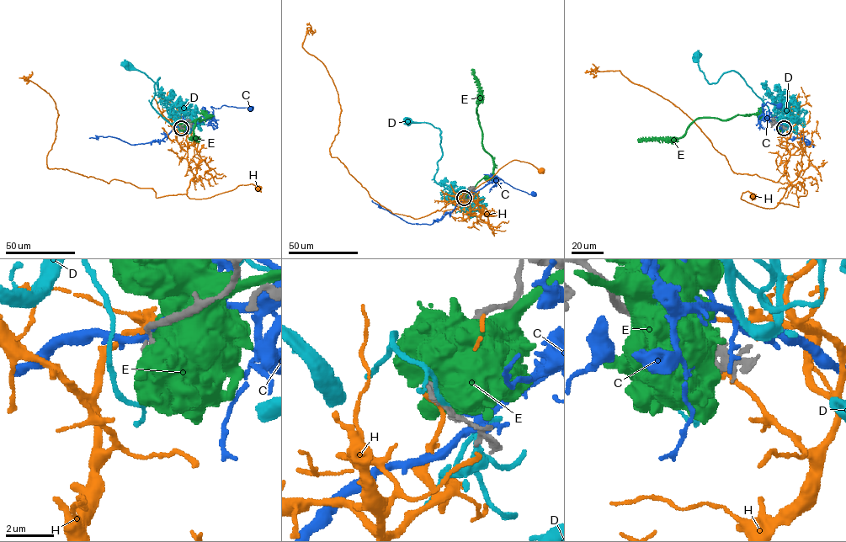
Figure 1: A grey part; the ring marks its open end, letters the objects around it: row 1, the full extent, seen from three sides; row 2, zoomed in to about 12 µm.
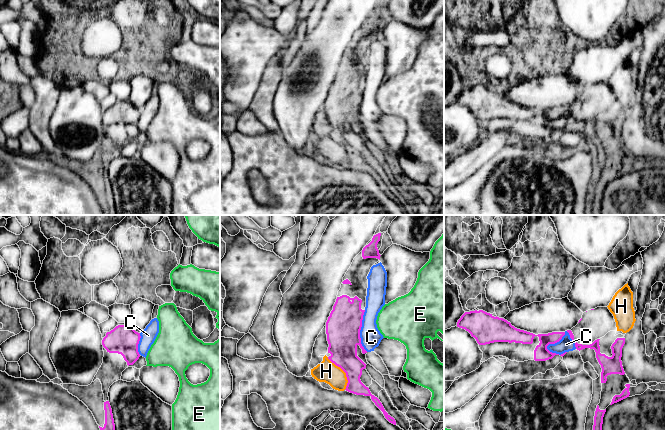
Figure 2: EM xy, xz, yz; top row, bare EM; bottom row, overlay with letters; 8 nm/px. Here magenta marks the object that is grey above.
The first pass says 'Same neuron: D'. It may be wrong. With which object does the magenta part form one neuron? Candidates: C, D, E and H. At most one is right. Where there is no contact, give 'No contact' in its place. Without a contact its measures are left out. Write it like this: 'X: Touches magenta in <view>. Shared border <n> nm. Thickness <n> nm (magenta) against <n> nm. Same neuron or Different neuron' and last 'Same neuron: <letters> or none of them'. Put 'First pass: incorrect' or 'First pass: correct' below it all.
C: Touches magenta in yz. Shared border 240 nm. Thickness 120 nm (magenta) against 120 nm. Different neuron
D: No contact. Same neuron
E: No contact. Different neuron
H: Touches magenta in xz. Shared border 300 nm. Thickness 240 nm (magenta) against 170 nm. Different neuron
Same neuron: D
First pass: correct

